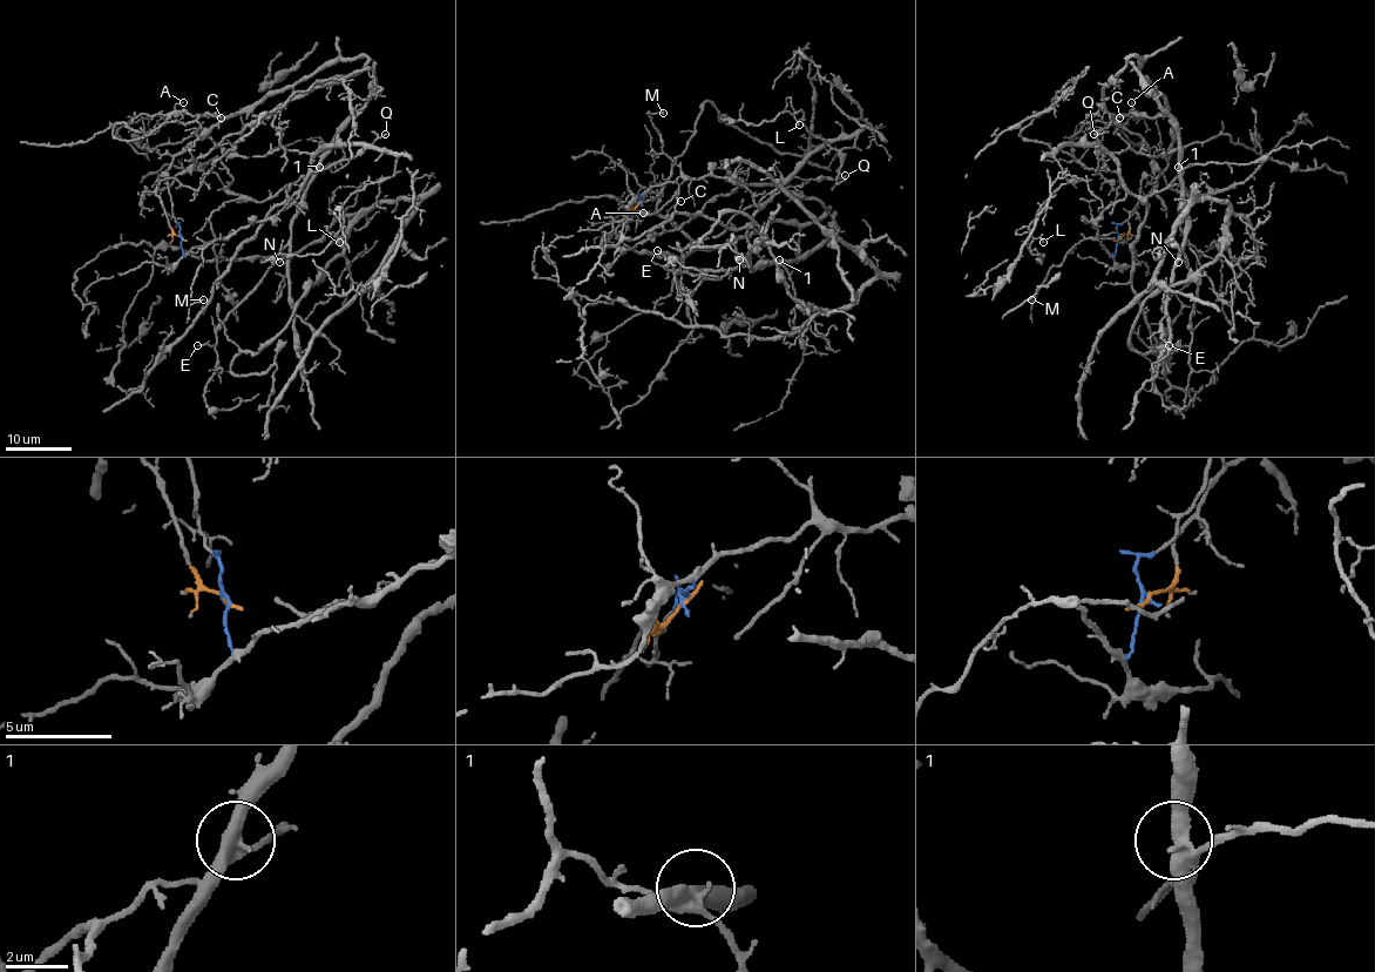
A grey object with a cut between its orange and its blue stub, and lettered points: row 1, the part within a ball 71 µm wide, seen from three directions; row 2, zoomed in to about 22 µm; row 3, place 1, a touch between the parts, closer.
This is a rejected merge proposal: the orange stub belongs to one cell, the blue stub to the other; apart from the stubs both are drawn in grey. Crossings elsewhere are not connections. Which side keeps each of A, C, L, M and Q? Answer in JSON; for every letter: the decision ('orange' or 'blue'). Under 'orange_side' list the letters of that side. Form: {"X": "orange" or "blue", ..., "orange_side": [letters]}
{"A": "orange", "C": "orange", "L": "blue", "M": "blue", "Q": "blue", "orange_side": ["A", "C"]}

